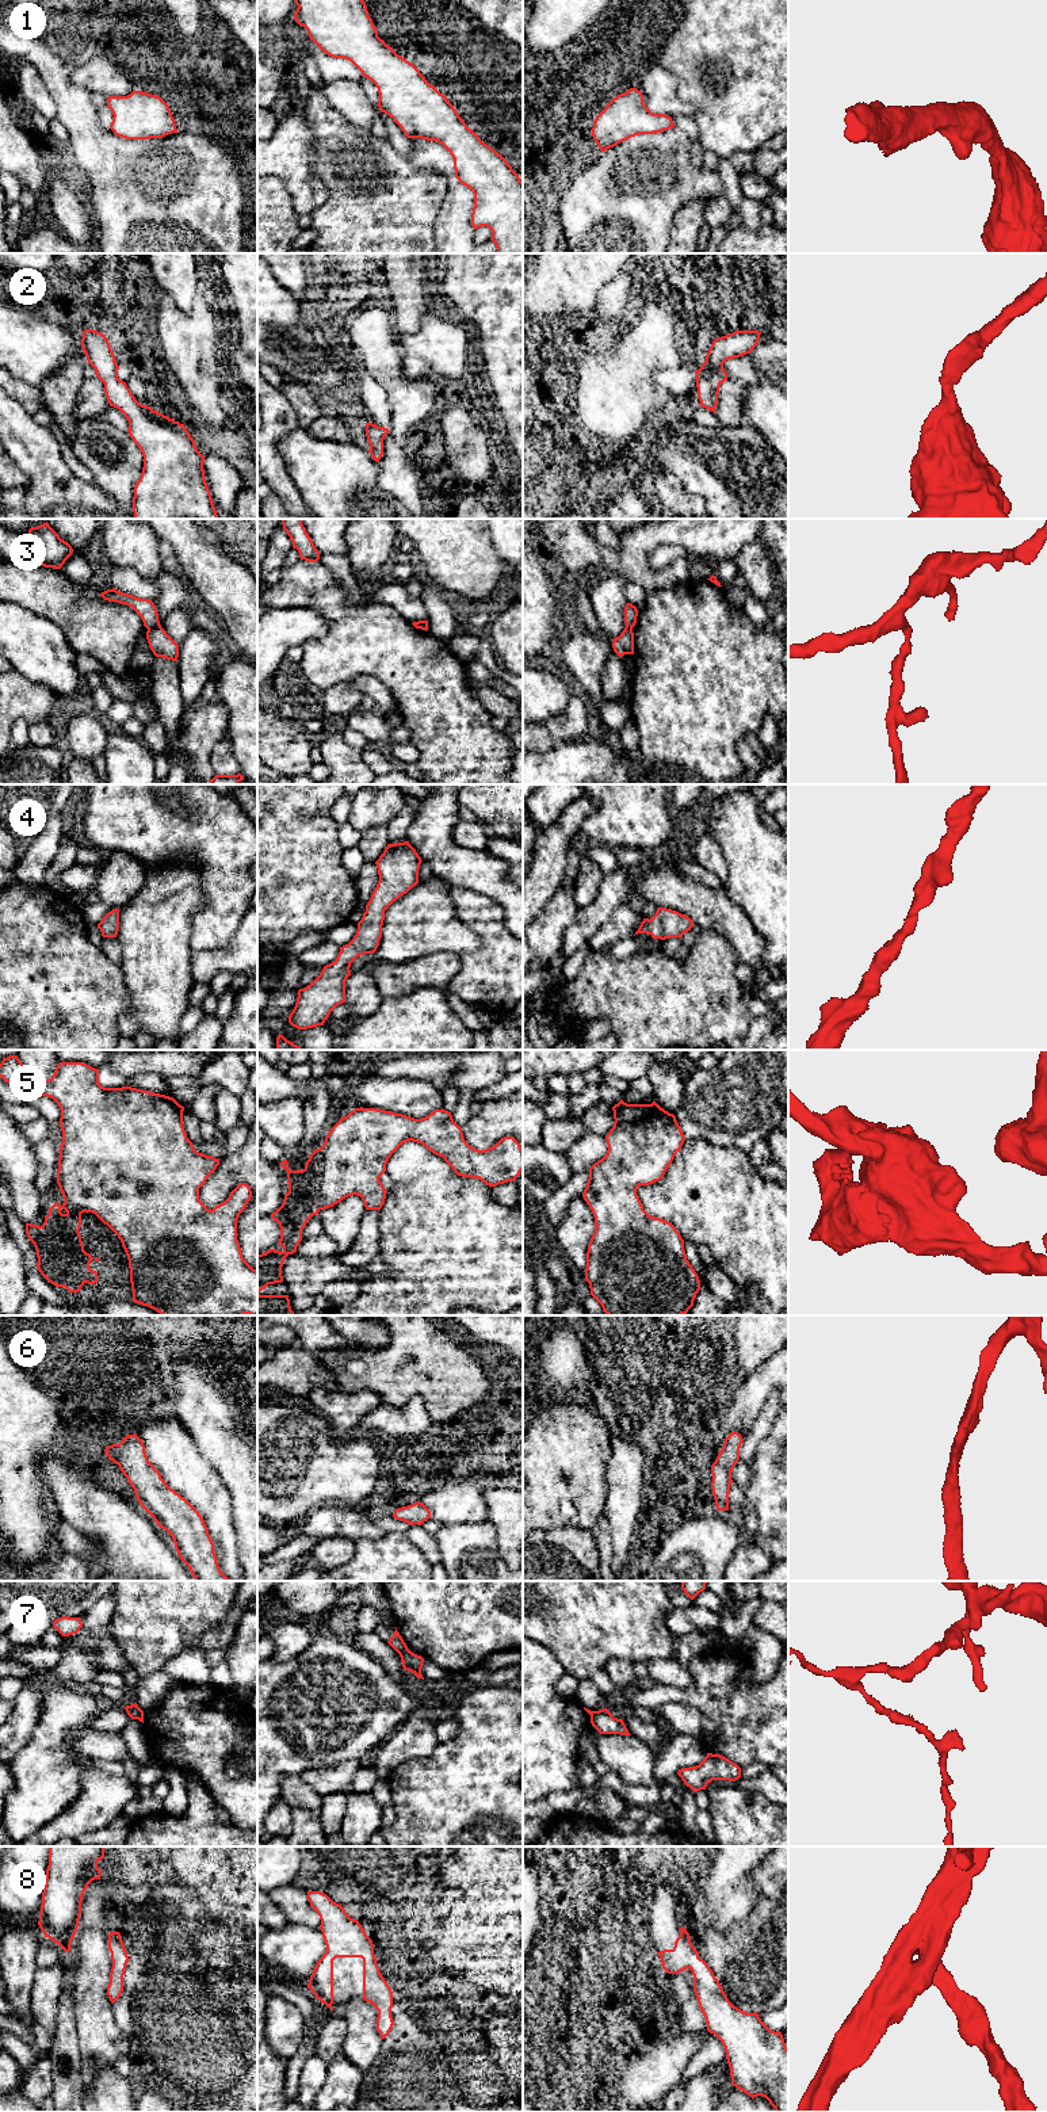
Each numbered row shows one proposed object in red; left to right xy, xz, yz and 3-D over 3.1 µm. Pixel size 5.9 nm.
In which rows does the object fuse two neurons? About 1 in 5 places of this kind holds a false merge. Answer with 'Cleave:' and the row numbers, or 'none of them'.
Cleave: 3, 7

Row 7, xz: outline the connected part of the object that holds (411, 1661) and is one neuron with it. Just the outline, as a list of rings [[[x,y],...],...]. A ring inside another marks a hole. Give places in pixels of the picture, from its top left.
[[[406,1649],[404,1653],[400,1654],[402,1661],[404,1670],[412,1672],[417,1678],[423,1678],[421,1668],[424,1658],[421,1655],[417,1655],[412,1653],[409,1649]]]

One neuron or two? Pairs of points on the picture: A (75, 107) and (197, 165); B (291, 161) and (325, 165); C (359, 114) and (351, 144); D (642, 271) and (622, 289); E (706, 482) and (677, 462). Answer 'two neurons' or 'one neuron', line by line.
A: one neuron
B: two neurons
C: two neurons
D: one neuron
E: one neuron

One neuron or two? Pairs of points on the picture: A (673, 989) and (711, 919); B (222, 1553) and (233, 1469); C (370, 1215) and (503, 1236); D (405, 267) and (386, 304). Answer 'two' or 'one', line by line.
A: two
B: two
C: two
D: one

